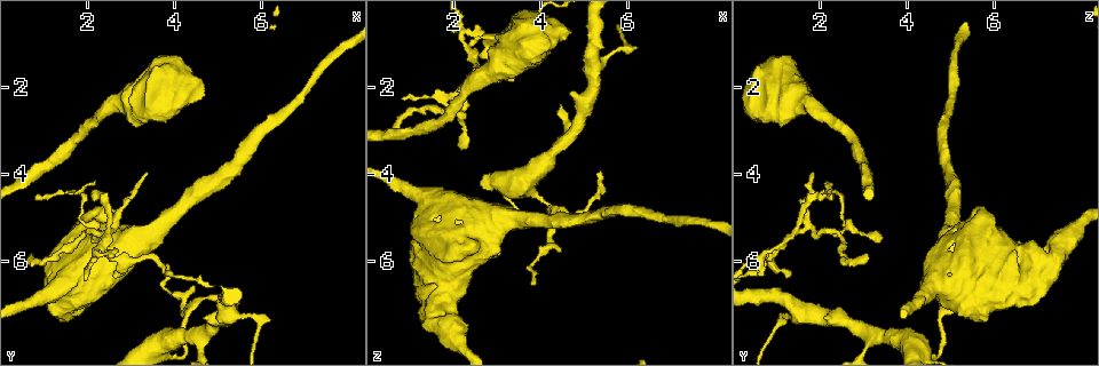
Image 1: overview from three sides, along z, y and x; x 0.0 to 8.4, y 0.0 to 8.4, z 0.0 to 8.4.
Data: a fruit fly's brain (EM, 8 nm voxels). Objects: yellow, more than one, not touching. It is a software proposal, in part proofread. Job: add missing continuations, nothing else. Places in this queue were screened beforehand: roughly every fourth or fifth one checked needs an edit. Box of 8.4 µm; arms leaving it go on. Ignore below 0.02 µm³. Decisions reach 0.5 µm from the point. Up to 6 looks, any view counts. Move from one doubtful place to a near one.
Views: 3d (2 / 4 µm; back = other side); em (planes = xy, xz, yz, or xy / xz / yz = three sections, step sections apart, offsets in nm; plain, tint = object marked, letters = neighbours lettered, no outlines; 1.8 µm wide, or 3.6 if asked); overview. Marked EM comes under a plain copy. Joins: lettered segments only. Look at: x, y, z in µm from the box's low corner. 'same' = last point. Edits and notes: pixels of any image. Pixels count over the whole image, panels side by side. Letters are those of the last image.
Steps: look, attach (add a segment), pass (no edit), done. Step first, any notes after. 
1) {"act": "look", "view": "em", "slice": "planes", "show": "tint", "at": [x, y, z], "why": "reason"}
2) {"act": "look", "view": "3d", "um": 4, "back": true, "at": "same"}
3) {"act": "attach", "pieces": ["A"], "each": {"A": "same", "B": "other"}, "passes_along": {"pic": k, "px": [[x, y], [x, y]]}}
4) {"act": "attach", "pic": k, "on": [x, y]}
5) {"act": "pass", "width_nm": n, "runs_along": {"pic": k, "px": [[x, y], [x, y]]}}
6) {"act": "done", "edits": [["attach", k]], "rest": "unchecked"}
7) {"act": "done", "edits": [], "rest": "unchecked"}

{"act": "look", "view": "em", "slice": "xz", "step": 8, "show": "letters", "at": [0.70, 5.80, 3.15], "why": "thin end"}

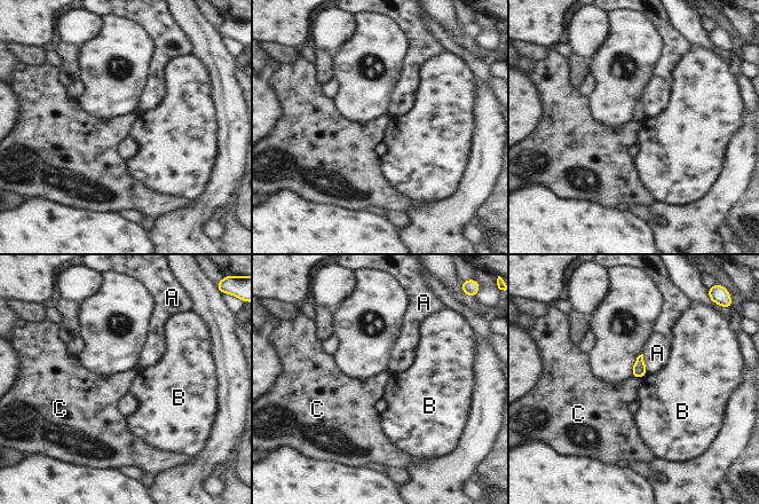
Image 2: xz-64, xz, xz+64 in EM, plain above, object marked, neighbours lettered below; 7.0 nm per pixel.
{"act": "pass", "width_nm": 100, "each": {"A": "other", "B": "other", "C": "other"}, "border": {"pic": 2, "px": [[632, 376], [642, 377]]}, "found": "no lettered segment goes on from it"}

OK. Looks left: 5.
{"act": "look", "view": "em", "slice": "xz", "step": 8, "show": "letters", "at": [1.95, 6.30, 0.65], "why": "branch stops here"}

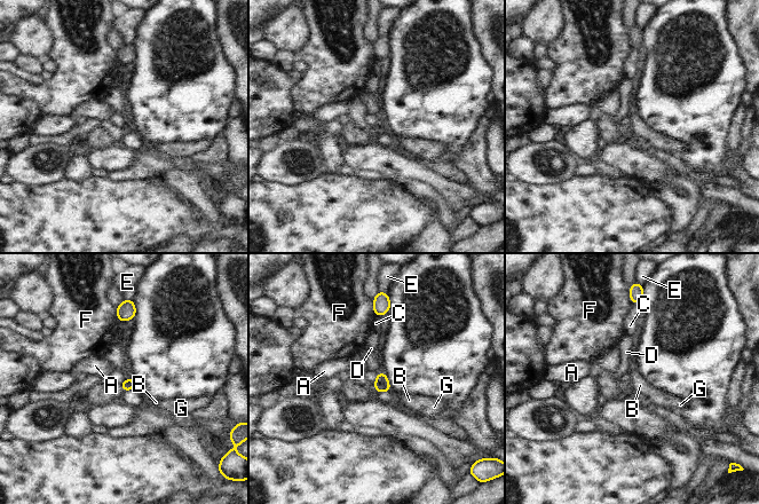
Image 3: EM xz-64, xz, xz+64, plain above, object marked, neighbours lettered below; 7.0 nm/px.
{"act": "look", "view": "em", "slice": "planes", "show": "letters", "at": "same", "why": "cut it another way"}

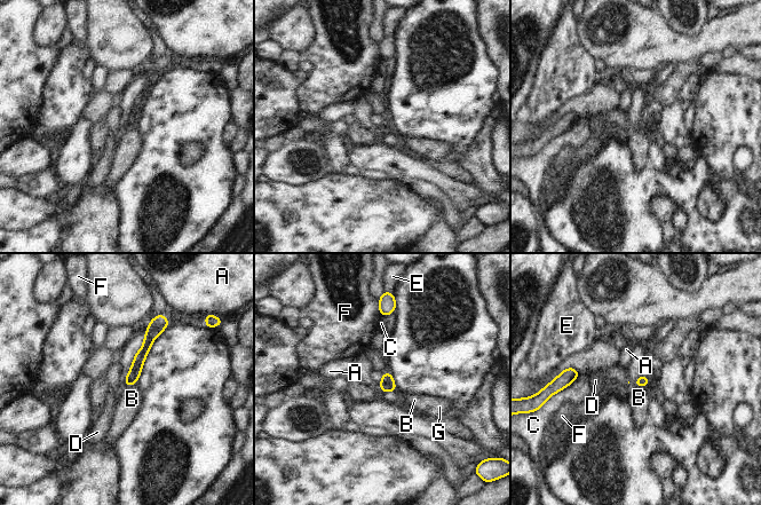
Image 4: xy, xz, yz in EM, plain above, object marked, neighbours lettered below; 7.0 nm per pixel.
{"act": "pass", "each": {"A": "other", "B": "other", "C": "other", "D": "other", "E": "other", "F": "other", "G": "other"}, "border": {"pic": 4, "px": [[136, 383], [125, 387]]}, "found": "no lettered segment goes on from it"}

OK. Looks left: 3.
{"act": "look", "view": "3d", "um": 4, "at": [2.65, 2.40, 1.80], "why": "thick turns thin"}

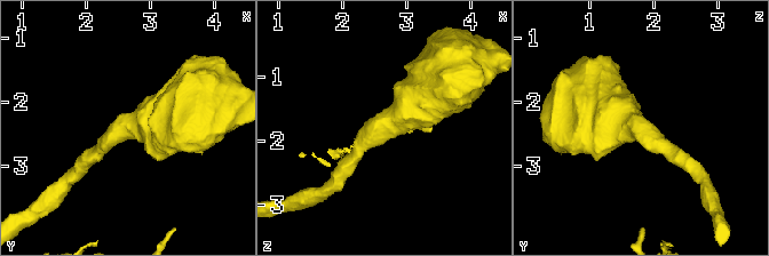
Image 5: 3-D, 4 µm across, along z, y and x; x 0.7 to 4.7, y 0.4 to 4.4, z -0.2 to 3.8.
{"act": "look", "view": "em", "um": 3.6, "slice": "xz", "step": 16, "show": "tint", "at": [2.60, 2.35, 1.75], "arm_widths_nm": [220, 700], "why": "shape alone is not enough"}

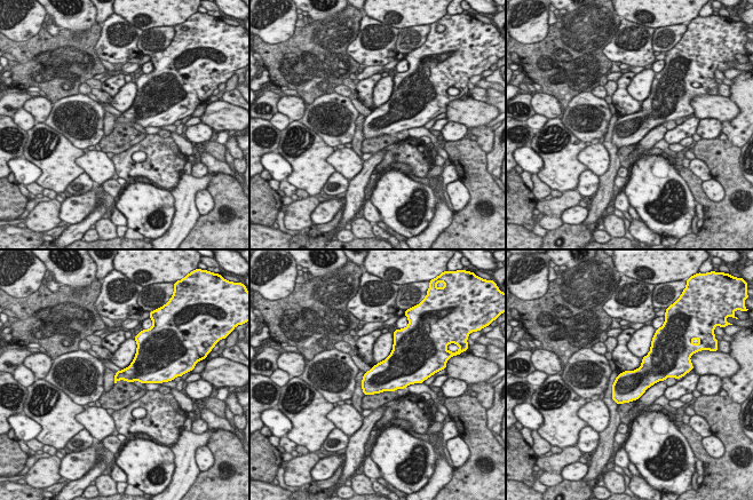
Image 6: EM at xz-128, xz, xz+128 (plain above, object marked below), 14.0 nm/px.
{"act": "look", "view": "em", "um": 3.6, "slice": "planes", "show": "letters", "at": "same"}

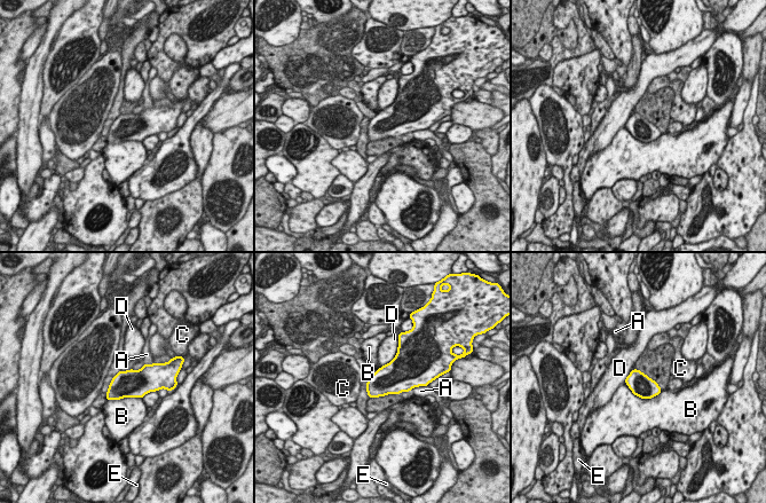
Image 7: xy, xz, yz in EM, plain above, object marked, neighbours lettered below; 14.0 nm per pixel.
{"act": "pass", "each": {"A": "other", "B": "other", "C": "other", "D": "other", "E": "other"}, "found": "no lettered segment goes on from it"}

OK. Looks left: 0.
{"act": "done", "edits": [], "rest": "unchecked"}

